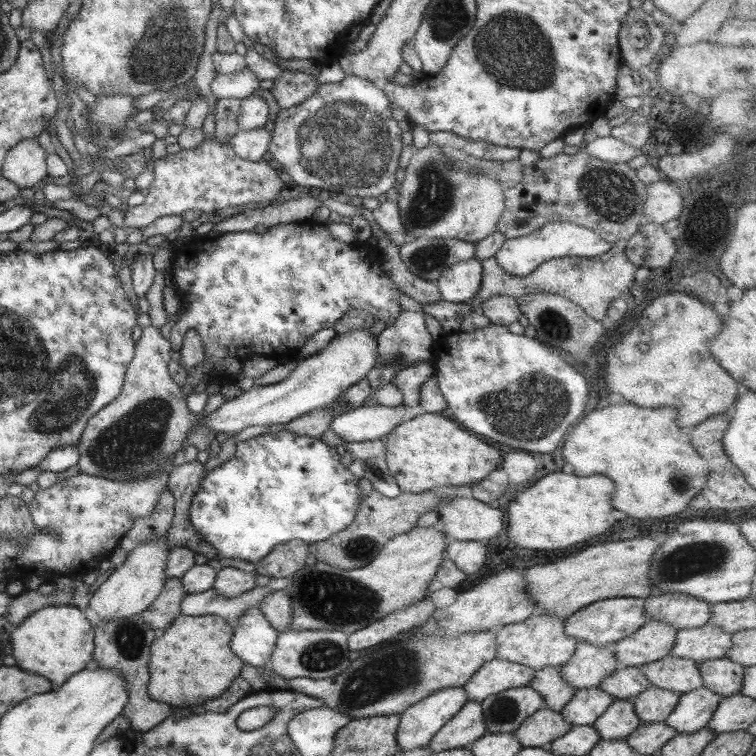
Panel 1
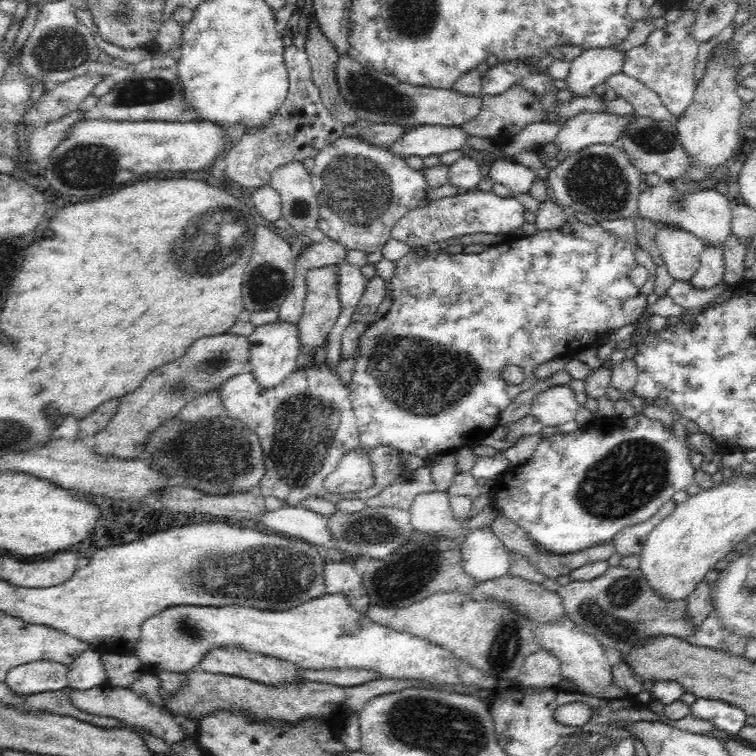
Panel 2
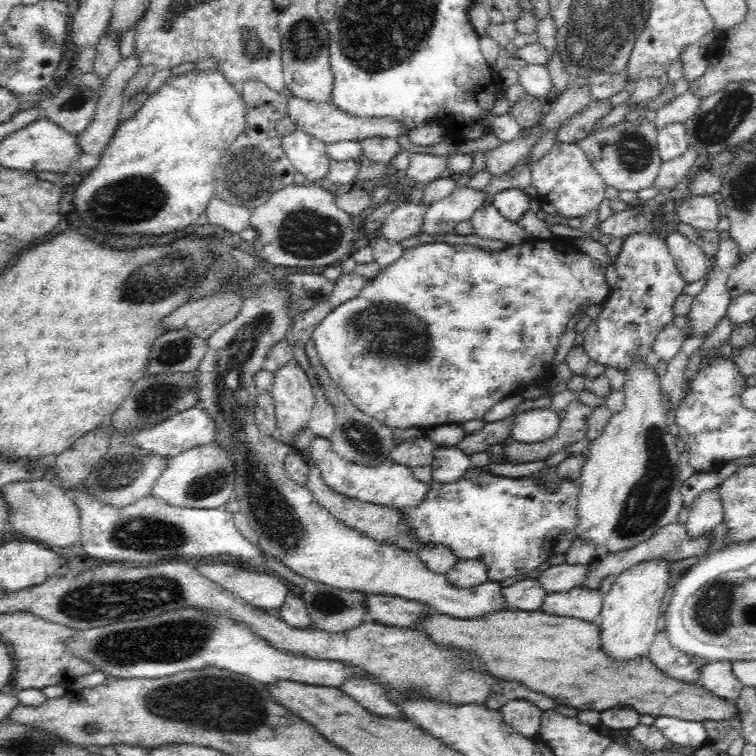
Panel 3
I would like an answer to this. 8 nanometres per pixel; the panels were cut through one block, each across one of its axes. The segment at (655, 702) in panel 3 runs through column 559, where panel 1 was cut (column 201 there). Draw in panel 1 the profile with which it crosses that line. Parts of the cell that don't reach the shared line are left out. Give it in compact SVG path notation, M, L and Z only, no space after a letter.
M181 612L169 628L164 628L163 640L161 636L153 640L149 648L149 698L157 702L167 702L173 708L181 706L193 710L200 710L201 704L207 698L219 696L231 680L239 674L241 662L237 656L231 654L227 646L233 634L232 628L225 623L225 619L217 615L203 615L190 617Z

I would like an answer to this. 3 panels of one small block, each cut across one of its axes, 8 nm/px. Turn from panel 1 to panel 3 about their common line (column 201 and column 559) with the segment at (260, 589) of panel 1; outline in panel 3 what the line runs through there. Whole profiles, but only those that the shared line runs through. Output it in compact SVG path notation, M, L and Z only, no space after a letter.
M575 586L567 591L549 592L540 610L546 614L594 622L598 621L602 612L604 596L599 588Z

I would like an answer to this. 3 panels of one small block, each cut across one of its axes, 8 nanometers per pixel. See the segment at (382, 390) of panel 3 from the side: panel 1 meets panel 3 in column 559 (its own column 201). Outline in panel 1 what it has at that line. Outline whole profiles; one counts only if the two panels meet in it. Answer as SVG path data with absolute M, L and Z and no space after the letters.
M299 222L289 224L275 224L269 226L263 234L255 233L254 231L247 232L227 232L219 237L196 239L195 242L183 246L183 250L171 259L168 269L173 282L175 282L176 295L178 300L185 306L183 315L180 315L174 322L170 330L165 333L170 344L170 350L178 351L181 348L185 333L189 329L195 330L203 344L203 352L205 352L205 362L213 364L213 369L219 370L221 374L225 375L224 368L221 367L221 360L225 358L236 358L239 361L249 360L253 356L263 356L277 360L287 354L289 350L296 350L299 346L303 346L303 340L309 338L313 332L321 330L322 328L333 328L333 323L341 319L341 315L345 314L347 310L354 308L355 310L363 310L371 314L374 321L383 321L389 324L399 316L403 311L399 304L399 289L389 276L385 276L385 272L381 270L381 252L366 242L363 243L345 243L333 238L327 228L317 222Z

